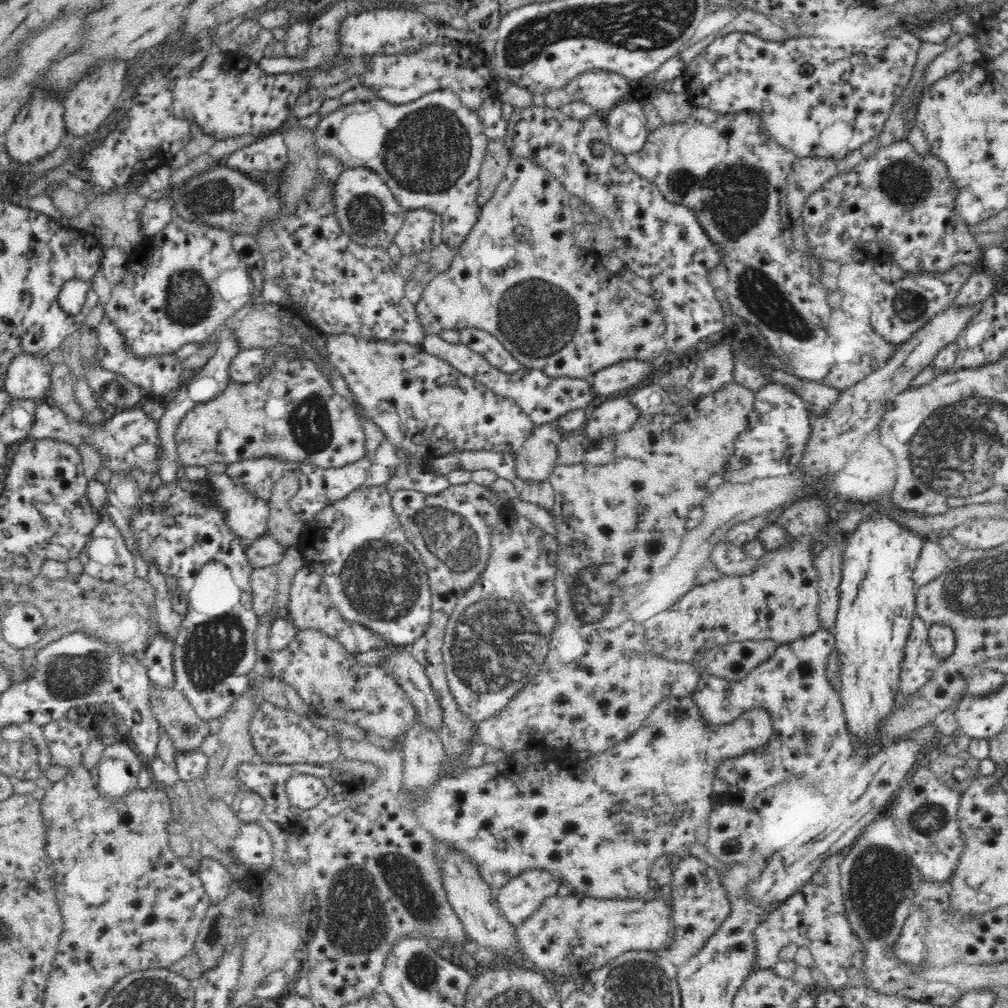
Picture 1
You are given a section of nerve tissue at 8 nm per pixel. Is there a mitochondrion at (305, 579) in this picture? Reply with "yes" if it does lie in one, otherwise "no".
no

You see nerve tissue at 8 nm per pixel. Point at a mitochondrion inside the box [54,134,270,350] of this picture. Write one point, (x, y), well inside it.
(188, 304)

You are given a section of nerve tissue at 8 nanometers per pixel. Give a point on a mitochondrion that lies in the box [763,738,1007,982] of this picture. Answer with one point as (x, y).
(880, 880)

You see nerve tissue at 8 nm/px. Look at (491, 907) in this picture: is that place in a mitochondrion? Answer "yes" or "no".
no

